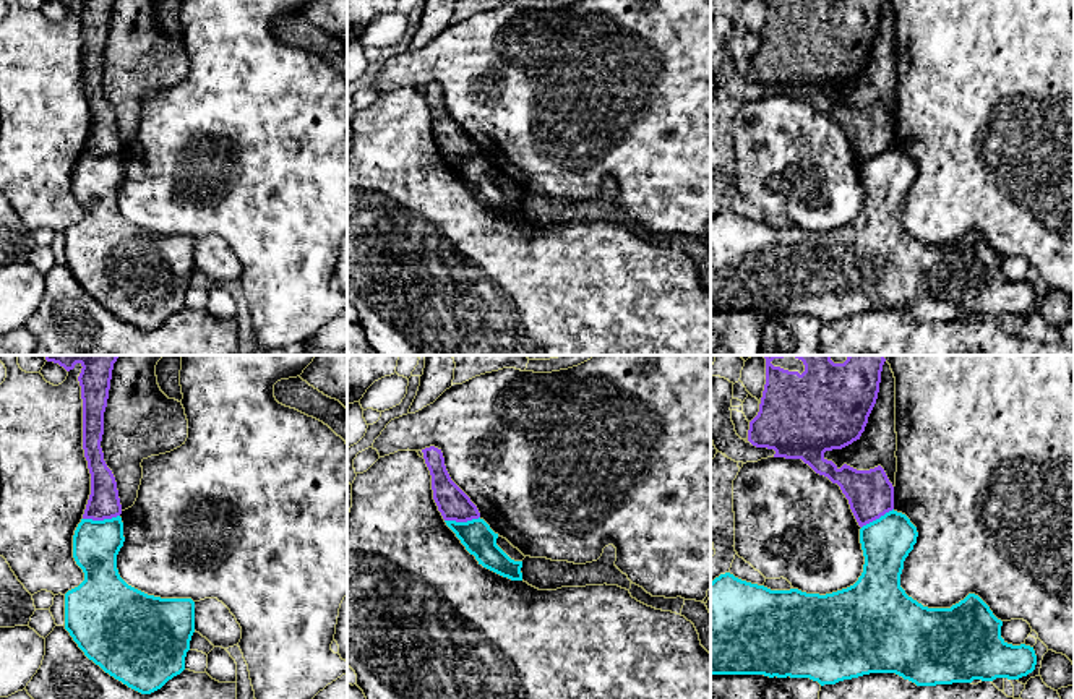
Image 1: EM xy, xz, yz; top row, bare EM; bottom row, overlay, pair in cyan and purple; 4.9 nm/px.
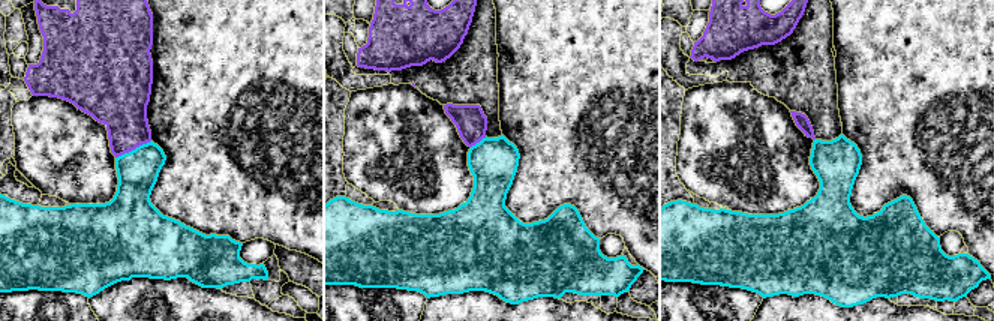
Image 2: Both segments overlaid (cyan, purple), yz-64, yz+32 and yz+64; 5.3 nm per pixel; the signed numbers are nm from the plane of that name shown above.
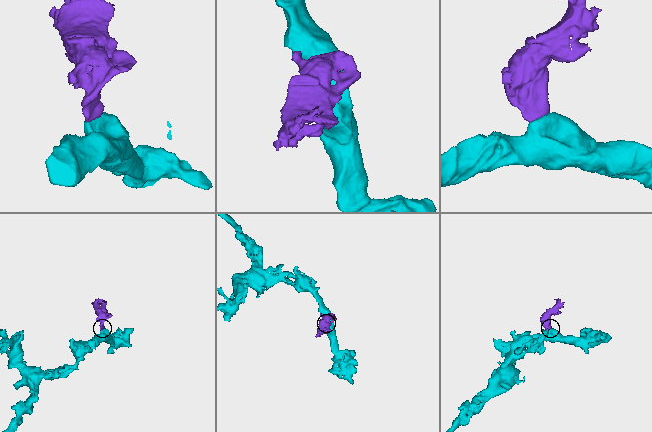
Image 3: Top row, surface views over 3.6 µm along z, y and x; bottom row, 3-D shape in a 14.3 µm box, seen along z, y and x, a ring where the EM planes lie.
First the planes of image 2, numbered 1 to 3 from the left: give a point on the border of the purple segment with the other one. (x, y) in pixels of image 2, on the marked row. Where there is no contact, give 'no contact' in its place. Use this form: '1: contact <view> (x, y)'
1: contact yz-64 (132, 150)
2: contact yz+32 (480, 141)
3: no contact

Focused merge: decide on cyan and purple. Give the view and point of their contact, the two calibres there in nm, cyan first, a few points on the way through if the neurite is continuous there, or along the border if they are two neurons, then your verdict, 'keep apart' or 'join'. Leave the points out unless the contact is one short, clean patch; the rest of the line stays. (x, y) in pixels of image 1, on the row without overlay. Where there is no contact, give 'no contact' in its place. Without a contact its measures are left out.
meets cyan in xy at (101, 158); 240 nm thick on the cyan side, 160 nm on the other; border along xy (119, 151), (109, 156), (83, 156); keep apart

